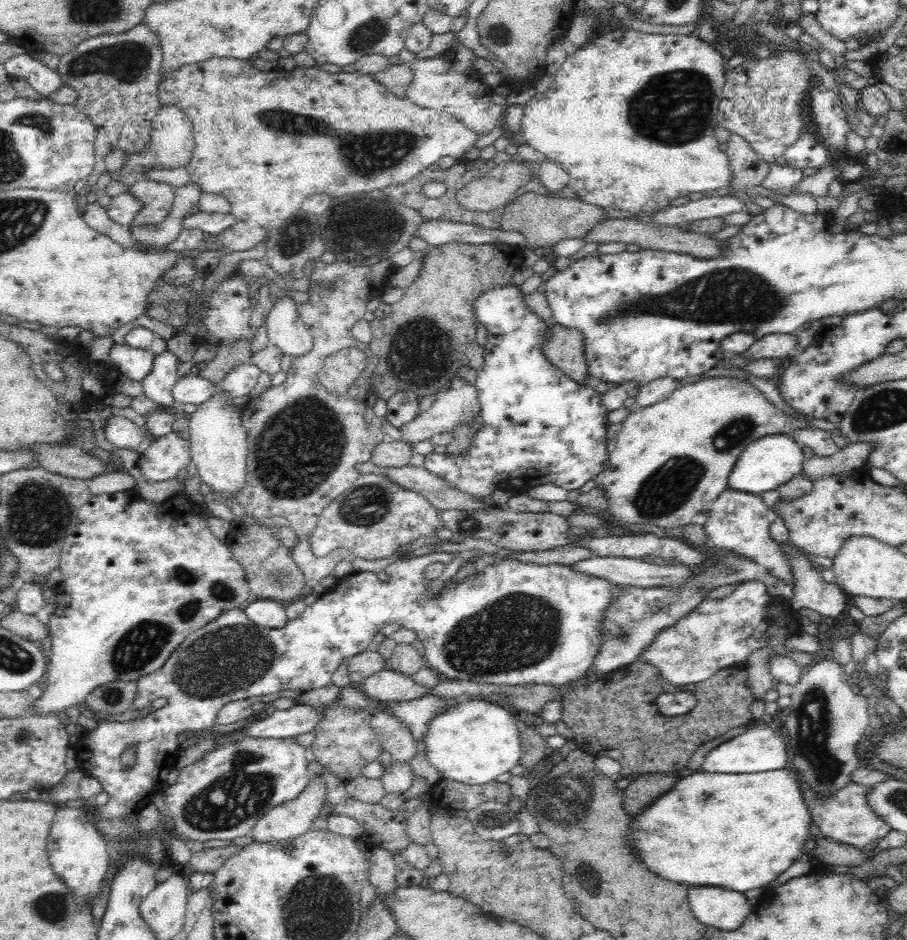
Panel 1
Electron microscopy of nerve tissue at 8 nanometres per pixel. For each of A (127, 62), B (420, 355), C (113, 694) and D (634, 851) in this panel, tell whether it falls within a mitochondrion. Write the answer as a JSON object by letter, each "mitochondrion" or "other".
{"A":"mitochondrion","B":"mitochondrion","C":"mitochondrion","D":"other"}

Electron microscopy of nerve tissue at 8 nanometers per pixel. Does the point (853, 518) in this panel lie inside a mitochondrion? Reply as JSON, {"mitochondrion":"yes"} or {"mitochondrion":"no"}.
{"mitochondrion":"yes"}

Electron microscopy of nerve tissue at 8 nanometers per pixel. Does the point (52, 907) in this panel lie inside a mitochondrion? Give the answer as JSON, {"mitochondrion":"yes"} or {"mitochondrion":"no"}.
{"mitochondrion":"yes"}

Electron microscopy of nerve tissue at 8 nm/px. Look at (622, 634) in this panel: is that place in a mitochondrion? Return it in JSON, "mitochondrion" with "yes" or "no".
{"mitochondrion":"yes"}

